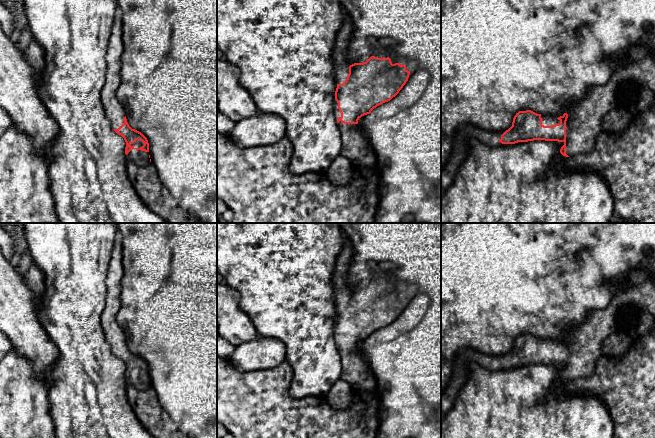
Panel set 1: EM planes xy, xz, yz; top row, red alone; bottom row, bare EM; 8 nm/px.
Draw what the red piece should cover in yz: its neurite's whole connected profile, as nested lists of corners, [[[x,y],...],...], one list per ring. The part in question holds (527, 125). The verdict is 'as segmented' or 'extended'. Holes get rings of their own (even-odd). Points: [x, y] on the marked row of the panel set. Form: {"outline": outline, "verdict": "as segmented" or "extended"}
{"outline": [[[633,45],[624,54],[610,56],[609,60],[616,64],[616,69],[606,84],[591,87],[581,100],[559,116],[541,115],[531,110],[519,111],[513,118],[512,126],[501,135],[499,142],[515,144],[534,140],[558,141],[564,143],[560,149],[563,156],[589,153],[603,130],[603,118],[617,105],[616,92],[622,82],[635,81],[640,87],[648,87],[655,94],[655,52],[647,45]]], "verdict": "extended"}

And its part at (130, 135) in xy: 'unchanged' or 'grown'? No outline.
grown

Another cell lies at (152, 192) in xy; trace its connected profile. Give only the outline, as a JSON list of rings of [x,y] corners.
[[[127,160],[126,170],[142,202],[166,223],[200,223],[194,215],[180,207],[178,200],[159,180],[152,163],[139,166]]]

